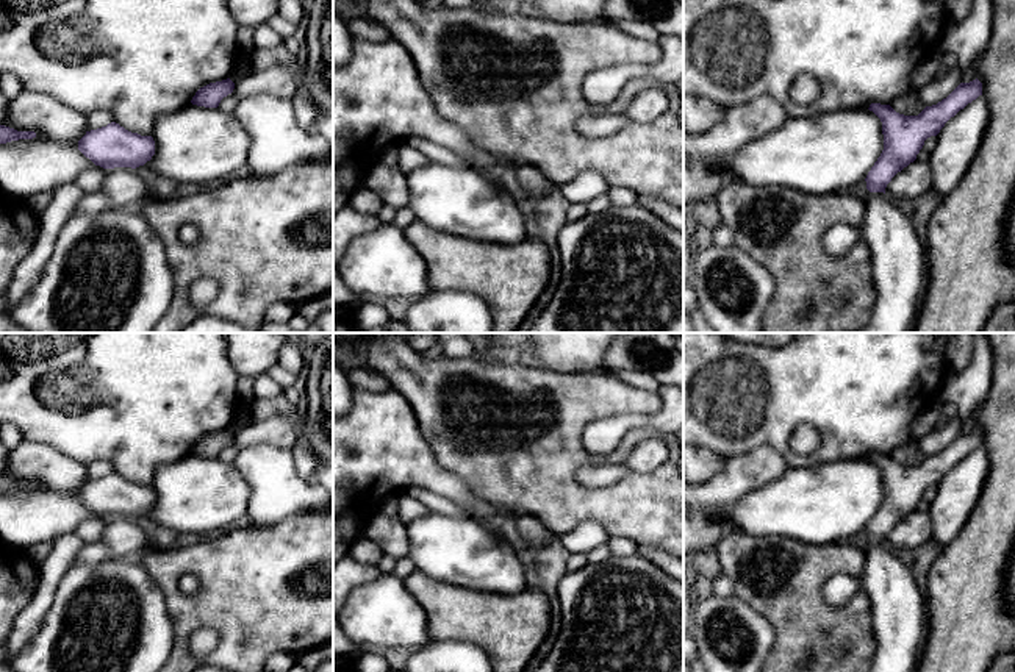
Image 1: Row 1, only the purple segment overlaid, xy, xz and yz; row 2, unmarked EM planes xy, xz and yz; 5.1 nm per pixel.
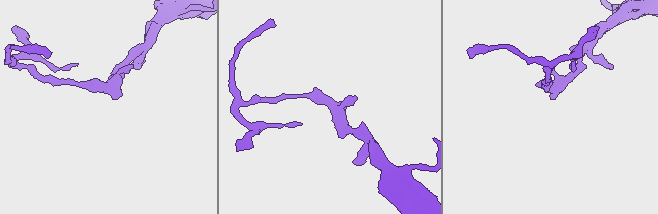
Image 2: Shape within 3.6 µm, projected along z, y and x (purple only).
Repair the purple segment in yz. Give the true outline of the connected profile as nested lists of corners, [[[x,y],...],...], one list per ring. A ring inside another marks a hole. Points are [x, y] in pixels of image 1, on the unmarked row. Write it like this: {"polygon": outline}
{"polygon": [[[976,428],[960,433],[946,449],[926,456],[918,466],[904,466],[881,453],[868,458],[882,472],[884,500],[865,528],[865,569],[860,577],[830,577],[821,591],[830,606],[845,606],[857,591],[868,594],[876,641],[868,672],[916,672],[927,617],[926,600],[910,567],[902,561],[902,553],[885,547],[885,538],[916,509],[927,488],[937,486],[951,467],[979,445],[982,433]]]}

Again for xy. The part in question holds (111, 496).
{"polygon": [[[116,472],[86,481],[78,491],[78,500],[103,519],[144,516],[155,505],[152,486],[131,483]]]}

